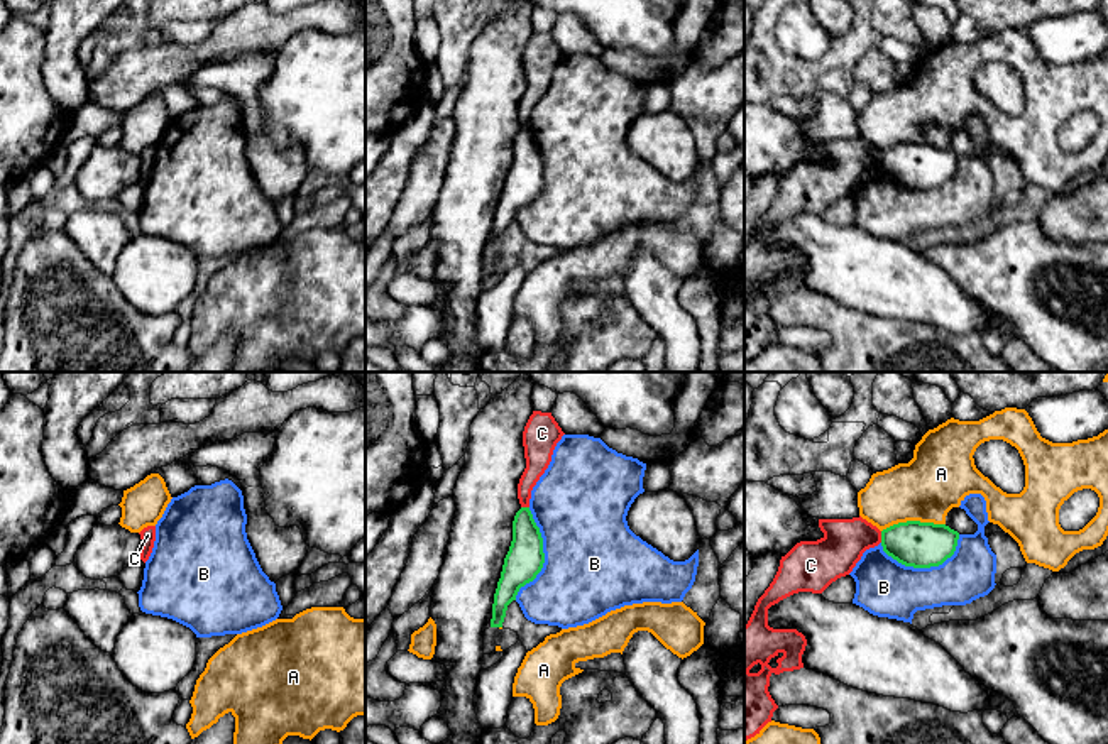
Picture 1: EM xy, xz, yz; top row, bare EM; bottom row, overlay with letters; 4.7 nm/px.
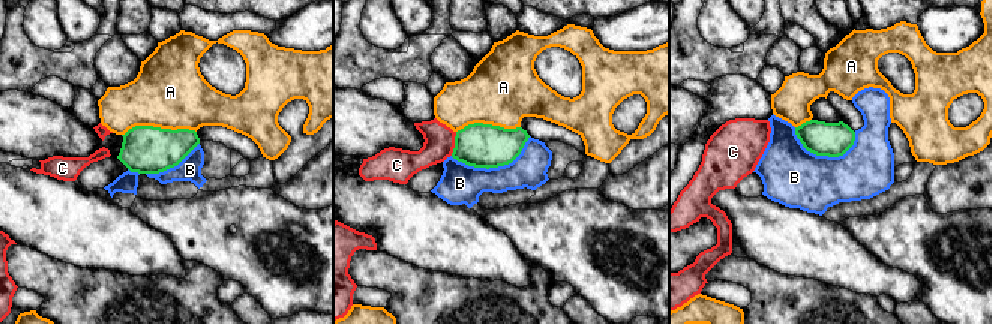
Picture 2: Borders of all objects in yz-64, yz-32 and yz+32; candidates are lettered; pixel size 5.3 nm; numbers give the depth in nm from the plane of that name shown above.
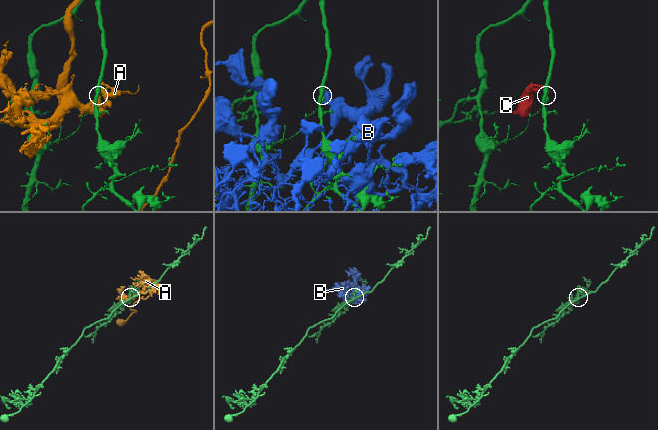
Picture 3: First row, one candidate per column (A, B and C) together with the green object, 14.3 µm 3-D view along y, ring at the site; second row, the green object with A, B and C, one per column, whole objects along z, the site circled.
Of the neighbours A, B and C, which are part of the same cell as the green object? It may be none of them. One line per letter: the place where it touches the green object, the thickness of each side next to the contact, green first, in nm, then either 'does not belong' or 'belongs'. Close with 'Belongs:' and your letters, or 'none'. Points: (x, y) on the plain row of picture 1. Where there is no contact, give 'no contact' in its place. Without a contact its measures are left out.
A: contact yz (912, 142); calibres 220 and 300 nm; does not belong
B: contact xz (543, 176); calibres 180 and 480 nm; does not belong
C: contact yz (882, 158); calibres 220 and 200 nm; does not belong
Belongs: none

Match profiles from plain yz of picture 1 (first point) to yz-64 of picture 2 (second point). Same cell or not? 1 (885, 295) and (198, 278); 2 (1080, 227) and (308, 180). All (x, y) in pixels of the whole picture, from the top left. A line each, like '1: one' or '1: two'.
1: two
2: one

